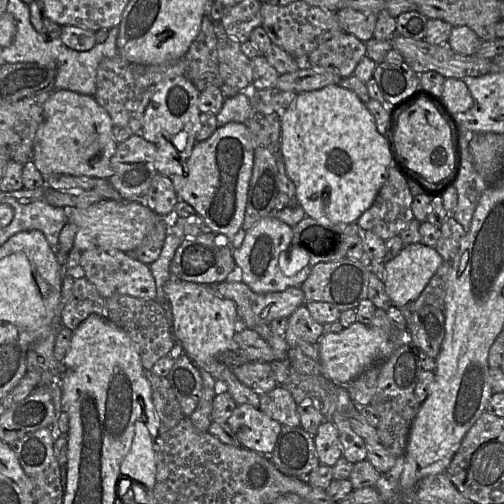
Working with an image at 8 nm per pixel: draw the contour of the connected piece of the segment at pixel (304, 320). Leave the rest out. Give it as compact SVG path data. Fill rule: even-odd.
M304 304L288 317L288 326L283 337L290 347L296 346L300 341L315 343L324 335L323 328L321 323L313 319Z

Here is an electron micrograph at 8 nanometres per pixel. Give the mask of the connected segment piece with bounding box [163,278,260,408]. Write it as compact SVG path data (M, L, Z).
M171 278L163 287L173 314L172 335L192 362L209 372L218 382L218 390L228 392L238 405L259 408L260 395L244 385L231 368L219 361L219 355L236 349L234 336L239 326L236 304L219 295L212 286Z

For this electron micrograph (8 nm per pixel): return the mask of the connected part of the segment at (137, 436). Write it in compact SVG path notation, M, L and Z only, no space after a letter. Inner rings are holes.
M135 423L134 436L127 455L124 457L120 472L122 482L137 482L151 490L156 482L155 440L150 435L145 423Z

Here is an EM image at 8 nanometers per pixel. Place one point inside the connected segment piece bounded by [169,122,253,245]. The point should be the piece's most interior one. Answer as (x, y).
(218, 171)

